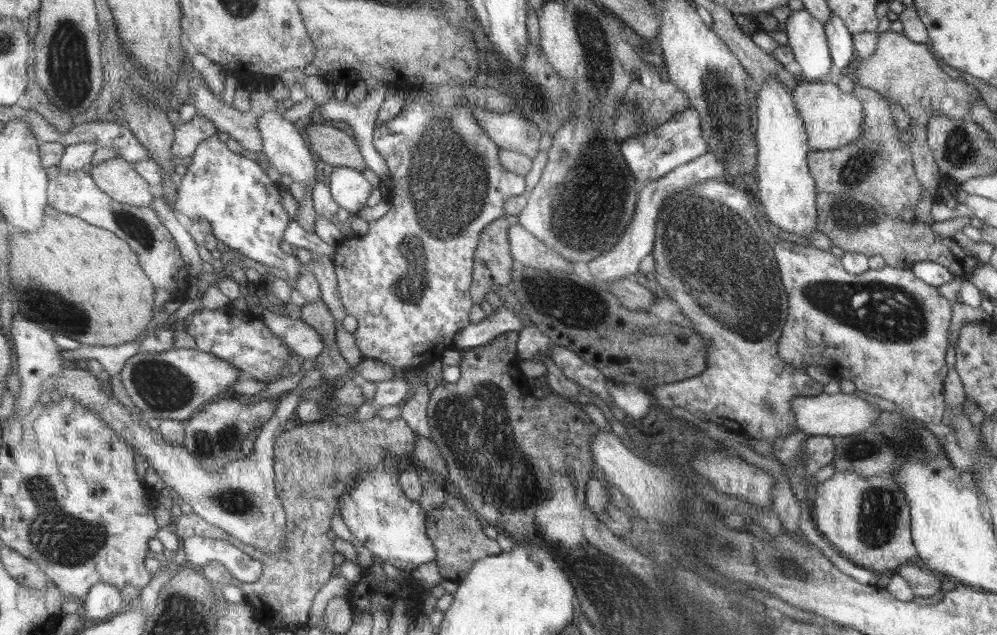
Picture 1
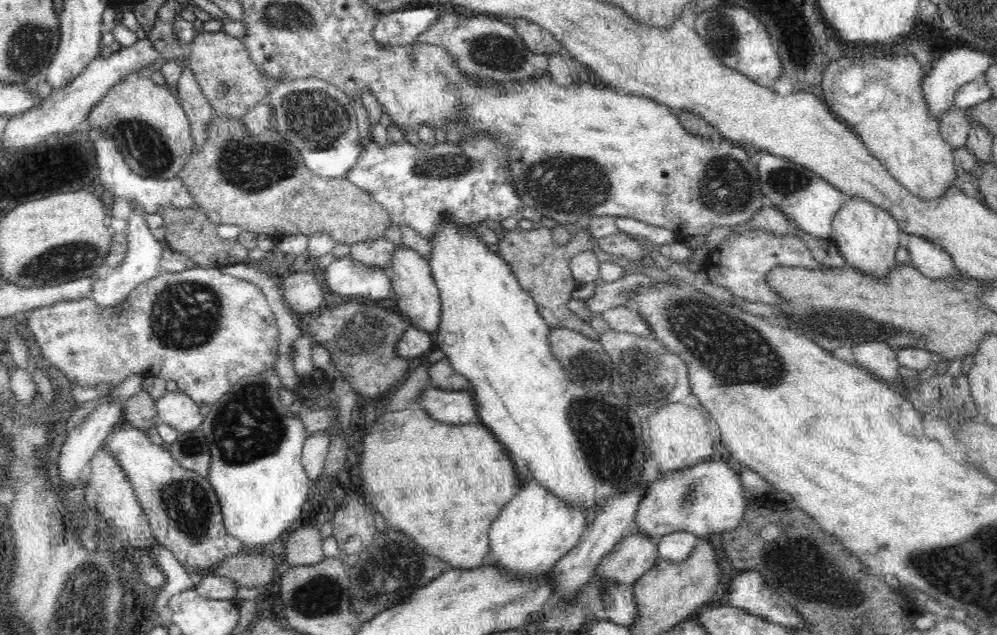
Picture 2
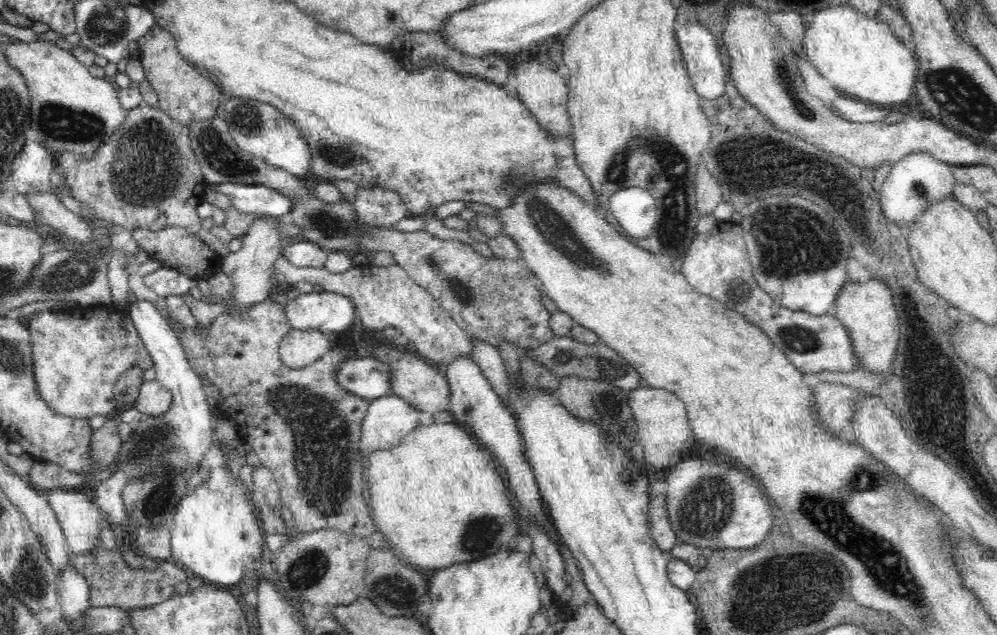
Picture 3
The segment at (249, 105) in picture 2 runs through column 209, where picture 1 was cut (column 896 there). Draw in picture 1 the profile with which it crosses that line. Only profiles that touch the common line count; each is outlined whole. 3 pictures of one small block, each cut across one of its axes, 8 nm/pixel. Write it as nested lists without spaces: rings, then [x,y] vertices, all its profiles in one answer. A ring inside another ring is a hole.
[[[881,32],[877,36],[879,38],[877,38],[875,54],[867,60],[861,60],[859,66],[855,68],[857,86],[871,88],[871,90],[879,92],[883,98],[897,100],[913,116],[913,120],[915,120],[915,140],[909,144],[909,150],[913,154],[913,166],[915,166],[917,180],[923,188],[923,198],[919,198],[919,202],[915,204],[913,210],[915,210],[917,222],[933,224],[935,220],[931,218],[931,206],[935,202],[941,202],[939,192],[937,192],[937,188],[941,184],[941,172],[937,168],[937,162],[933,160],[931,150],[925,144],[927,114],[937,110],[951,120],[971,118],[973,102],[981,102],[981,94],[979,94],[979,90],[975,90],[971,84],[965,84],[963,80],[951,80],[939,68],[935,54],[929,52],[929,48],[925,44],[915,44],[915,42],[907,40],[903,34],[897,34],[897,32]]]

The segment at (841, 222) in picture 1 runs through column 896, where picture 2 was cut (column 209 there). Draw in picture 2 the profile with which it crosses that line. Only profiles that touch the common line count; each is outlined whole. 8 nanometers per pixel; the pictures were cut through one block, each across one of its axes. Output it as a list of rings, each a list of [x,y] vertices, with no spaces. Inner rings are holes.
[[[162,206],[158,208],[158,214],[164,218],[166,224],[166,238],[164,246],[170,248],[172,252],[180,252],[188,256],[196,266],[202,268],[222,268],[222,266],[232,266],[232,264],[242,264],[250,250],[240,246],[238,240],[222,240],[216,234],[216,226],[208,214],[200,206],[190,206],[190,208],[172,208],[172,206]]]

